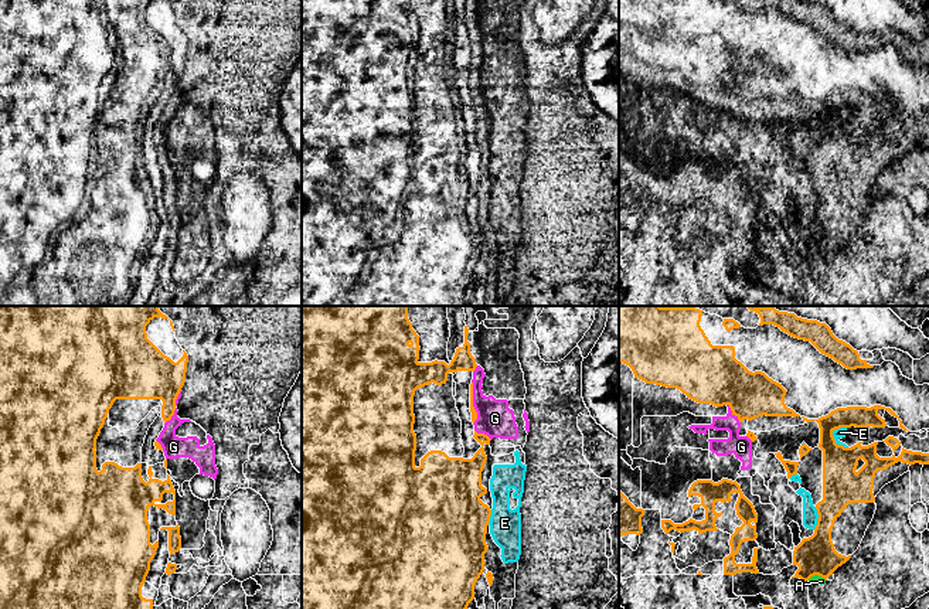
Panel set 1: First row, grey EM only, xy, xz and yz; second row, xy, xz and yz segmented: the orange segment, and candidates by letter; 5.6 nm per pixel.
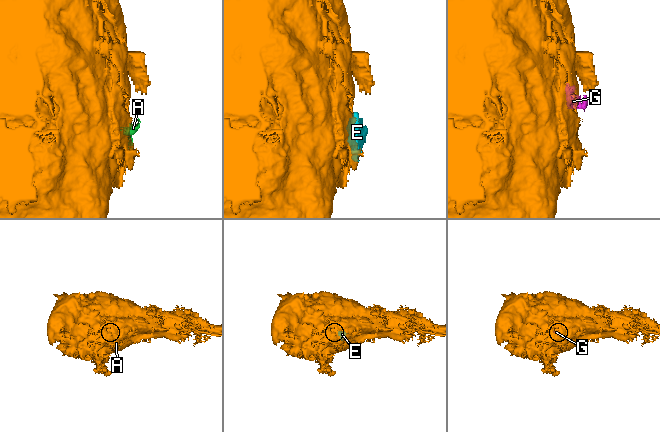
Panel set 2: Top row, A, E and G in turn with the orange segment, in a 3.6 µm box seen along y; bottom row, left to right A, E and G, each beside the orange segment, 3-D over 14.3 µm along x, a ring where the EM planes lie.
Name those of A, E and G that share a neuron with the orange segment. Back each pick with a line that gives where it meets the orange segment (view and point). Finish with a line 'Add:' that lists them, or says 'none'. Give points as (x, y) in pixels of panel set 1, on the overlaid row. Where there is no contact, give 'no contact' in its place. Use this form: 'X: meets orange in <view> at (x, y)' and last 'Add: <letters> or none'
Add: none

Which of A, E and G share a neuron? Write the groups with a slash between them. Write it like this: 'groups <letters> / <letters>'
groups A E G

